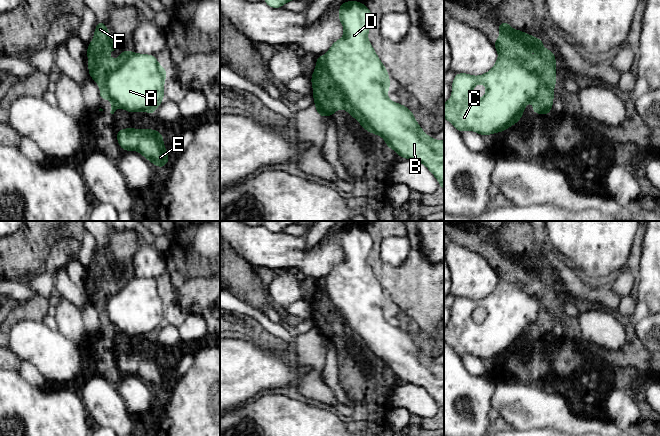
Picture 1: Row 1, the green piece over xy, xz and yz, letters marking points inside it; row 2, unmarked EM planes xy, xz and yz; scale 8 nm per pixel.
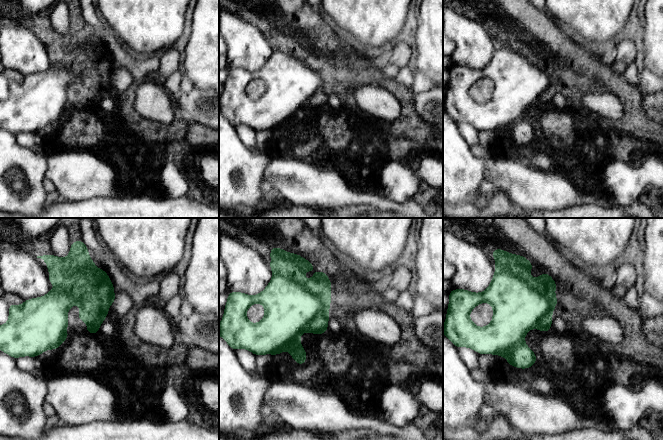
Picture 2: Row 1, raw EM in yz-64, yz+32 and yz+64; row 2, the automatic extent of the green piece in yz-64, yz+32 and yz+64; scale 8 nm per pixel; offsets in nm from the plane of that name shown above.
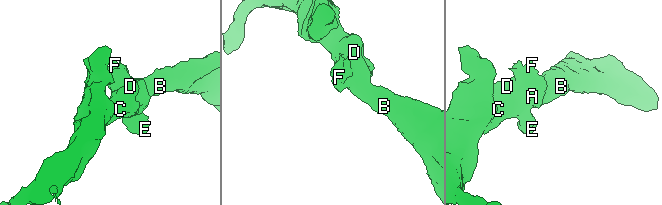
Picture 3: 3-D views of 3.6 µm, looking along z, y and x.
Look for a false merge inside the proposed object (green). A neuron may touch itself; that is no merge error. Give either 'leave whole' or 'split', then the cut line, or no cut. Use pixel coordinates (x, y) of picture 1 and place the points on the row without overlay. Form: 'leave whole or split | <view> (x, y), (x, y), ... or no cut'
split | yz (499, 278), (527, 286), (539, 300), (541, 309), (533, 323)

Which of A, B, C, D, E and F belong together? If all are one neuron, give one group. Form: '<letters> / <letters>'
A B C D E / F

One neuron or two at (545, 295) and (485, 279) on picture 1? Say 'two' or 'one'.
two

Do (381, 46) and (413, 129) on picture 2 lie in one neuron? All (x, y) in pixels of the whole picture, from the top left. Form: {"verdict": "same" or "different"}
{"verdict": "different"}

